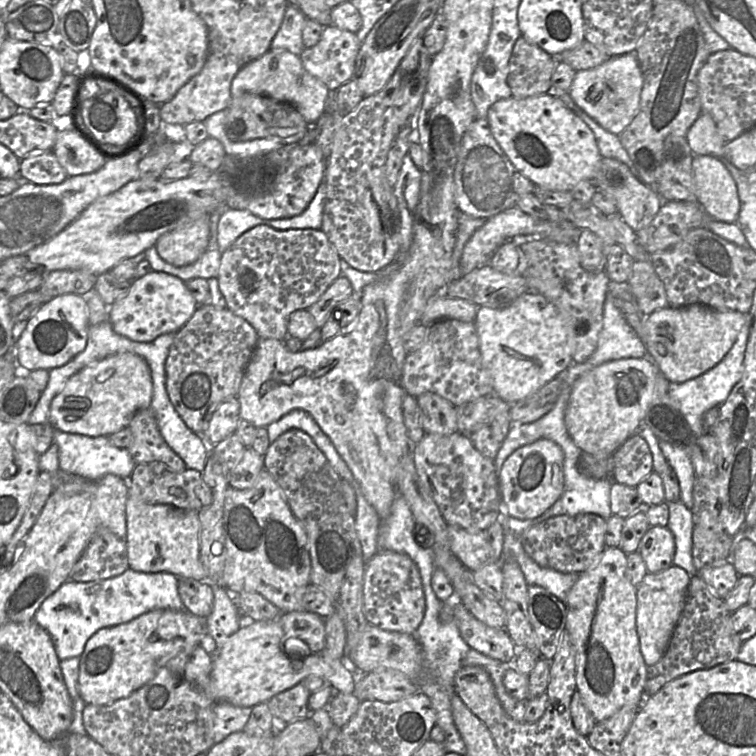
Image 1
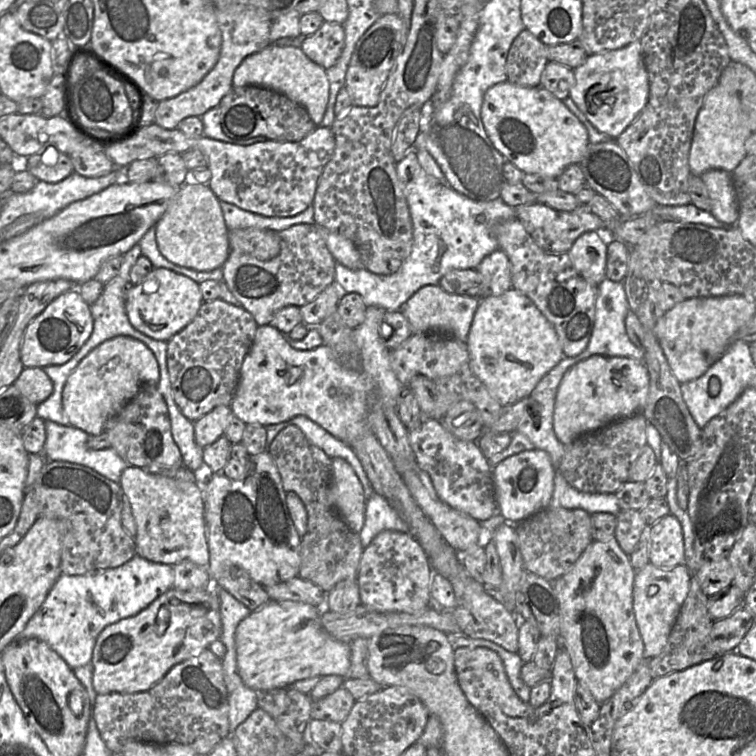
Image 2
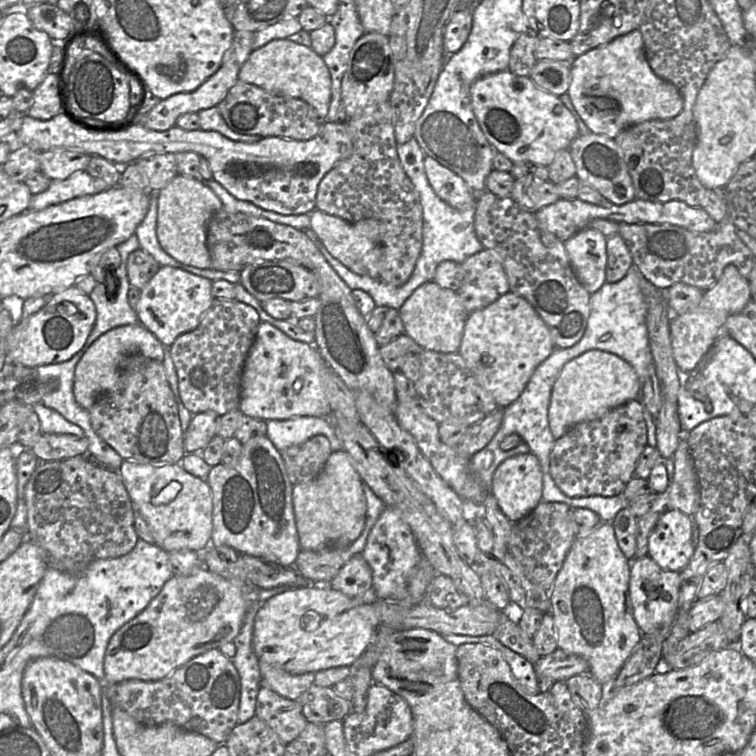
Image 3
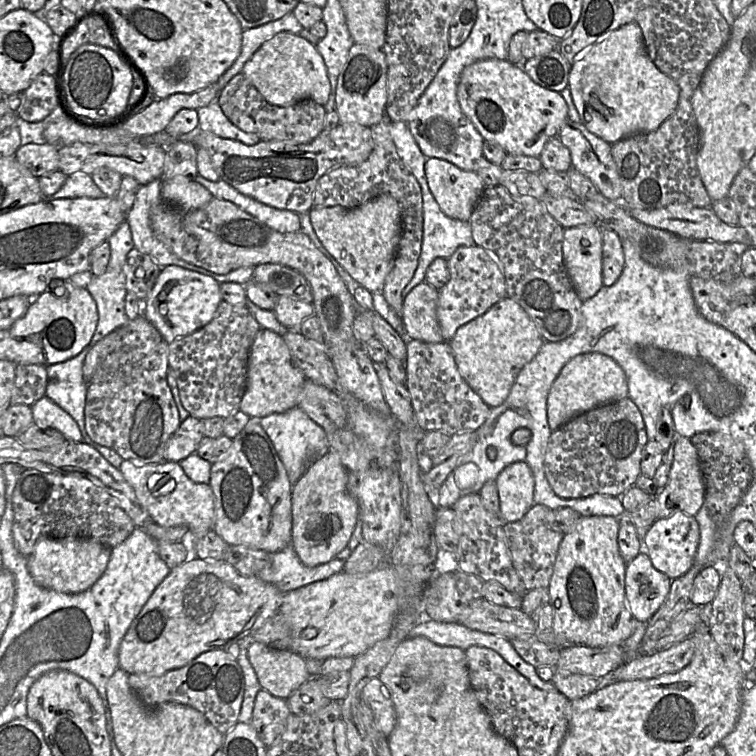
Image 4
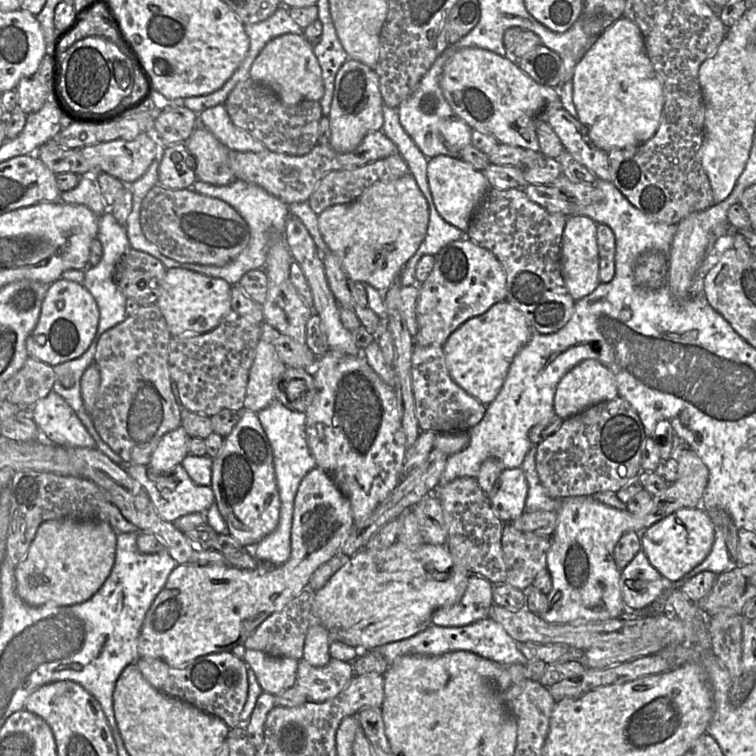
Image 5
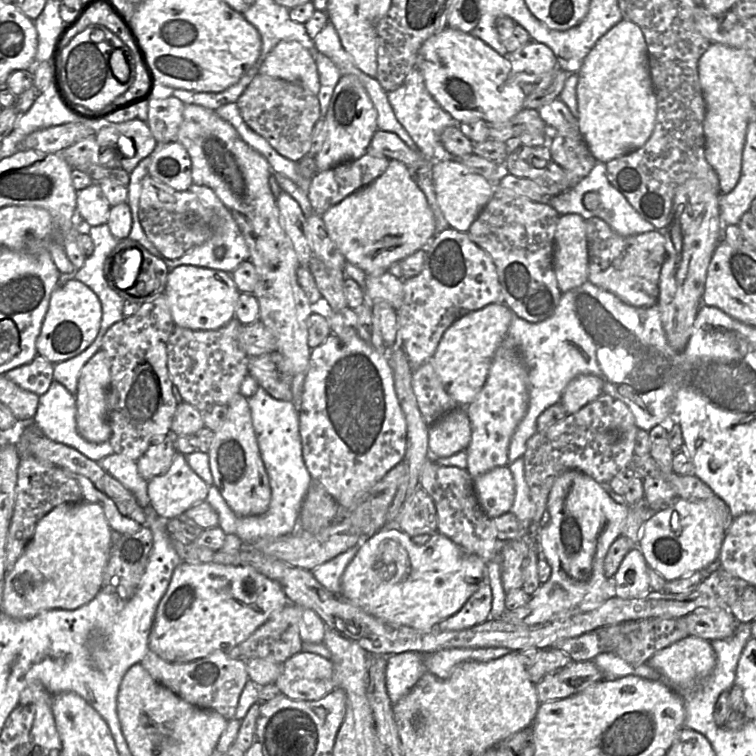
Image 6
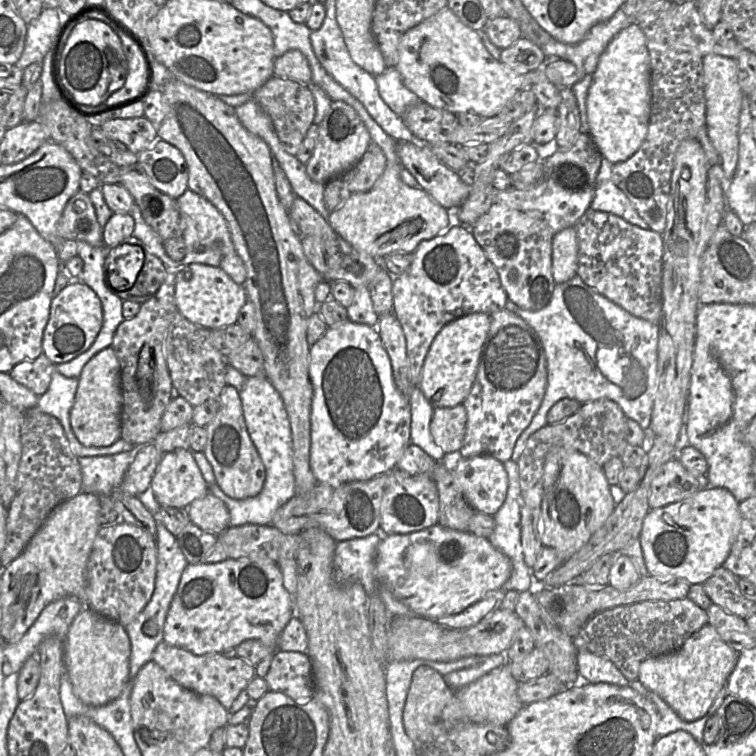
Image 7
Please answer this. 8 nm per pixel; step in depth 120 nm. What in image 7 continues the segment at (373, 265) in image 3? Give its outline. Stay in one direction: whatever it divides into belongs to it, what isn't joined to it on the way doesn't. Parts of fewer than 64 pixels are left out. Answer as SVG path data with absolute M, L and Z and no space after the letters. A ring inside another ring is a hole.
M400 163L386 164L385 171L369 191L353 193L341 206L330 212L327 220L338 236L354 249L375 259L383 259L393 253L413 253L420 242L441 234L449 224L444 207L435 202L421 187L410 187L402 181L402 167Z

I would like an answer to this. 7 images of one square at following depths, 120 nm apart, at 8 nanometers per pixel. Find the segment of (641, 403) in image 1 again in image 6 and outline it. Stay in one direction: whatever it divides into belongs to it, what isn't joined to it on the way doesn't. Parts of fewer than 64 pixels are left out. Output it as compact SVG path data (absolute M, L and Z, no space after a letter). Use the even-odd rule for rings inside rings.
M591 374L573 378L565 387L560 403L567 415L579 411L603 394L602 380Z

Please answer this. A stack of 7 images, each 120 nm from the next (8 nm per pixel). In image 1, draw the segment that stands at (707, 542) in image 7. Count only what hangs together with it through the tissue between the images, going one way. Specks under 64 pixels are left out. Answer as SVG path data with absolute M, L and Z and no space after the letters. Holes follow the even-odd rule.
M654 526L648 529L640 541L641 554L648 573L656 574L673 565L675 539L668 527Z

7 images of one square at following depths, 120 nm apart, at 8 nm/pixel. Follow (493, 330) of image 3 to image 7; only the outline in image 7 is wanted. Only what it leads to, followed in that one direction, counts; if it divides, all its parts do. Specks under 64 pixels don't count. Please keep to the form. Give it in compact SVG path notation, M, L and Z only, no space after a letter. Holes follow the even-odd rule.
M468 314L447 323L436 335L425 357L417 384L425 399L434 408L463 404L473 386L490 324L490 314Z

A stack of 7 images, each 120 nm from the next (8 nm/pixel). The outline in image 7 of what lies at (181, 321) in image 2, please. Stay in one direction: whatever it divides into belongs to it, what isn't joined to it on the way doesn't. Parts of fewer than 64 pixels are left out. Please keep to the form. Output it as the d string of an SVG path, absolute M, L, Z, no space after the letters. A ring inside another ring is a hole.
M191 263L175 273L177 311L203 328L217 329L236 323L239 310L247 300L244 286L234 282L219 266Z

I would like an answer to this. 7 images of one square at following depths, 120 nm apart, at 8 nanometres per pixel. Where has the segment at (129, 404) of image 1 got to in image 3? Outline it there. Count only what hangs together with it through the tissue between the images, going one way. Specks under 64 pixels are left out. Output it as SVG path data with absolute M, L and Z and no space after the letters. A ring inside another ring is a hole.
M141 323L118 326L105 332L89 346L76 366L73 383L76 402L89 410L101 395L116 387L120 377L120 362L126 355L141 354L162 363L163 347L153 333Z

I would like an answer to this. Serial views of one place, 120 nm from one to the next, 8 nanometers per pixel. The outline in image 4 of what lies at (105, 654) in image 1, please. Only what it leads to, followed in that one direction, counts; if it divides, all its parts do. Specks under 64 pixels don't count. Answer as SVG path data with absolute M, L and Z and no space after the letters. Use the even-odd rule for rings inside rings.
M198 557L186 560L170 571L132 622L119 647L119 668L128 674L161 676L184 667L202 653L227 650L233 643L253 636L276 615L284 594L259 577L240 574L226 561L206 561Z

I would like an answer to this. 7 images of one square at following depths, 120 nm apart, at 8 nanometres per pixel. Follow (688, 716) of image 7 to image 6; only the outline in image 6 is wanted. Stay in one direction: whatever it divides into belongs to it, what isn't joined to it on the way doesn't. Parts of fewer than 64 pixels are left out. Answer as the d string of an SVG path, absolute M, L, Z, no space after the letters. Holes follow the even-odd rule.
M688 636L654 654L647 662L668 682L668 687L695 688L716 664L711 642Z

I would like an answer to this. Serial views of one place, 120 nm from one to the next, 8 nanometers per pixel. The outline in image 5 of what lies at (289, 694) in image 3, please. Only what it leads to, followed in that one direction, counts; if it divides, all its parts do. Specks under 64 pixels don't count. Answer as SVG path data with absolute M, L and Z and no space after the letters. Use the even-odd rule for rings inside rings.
M245 650L244 662L251 667L264 692L279 695L296 684L299 661L295 659Z

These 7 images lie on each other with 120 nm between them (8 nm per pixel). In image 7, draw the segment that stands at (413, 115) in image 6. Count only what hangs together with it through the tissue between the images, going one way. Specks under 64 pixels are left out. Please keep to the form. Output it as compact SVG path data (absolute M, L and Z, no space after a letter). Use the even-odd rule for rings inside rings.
M385 67L381 74L373 76L381 98L397 115L402 116L410 106L423 101L404 85L395 67Z

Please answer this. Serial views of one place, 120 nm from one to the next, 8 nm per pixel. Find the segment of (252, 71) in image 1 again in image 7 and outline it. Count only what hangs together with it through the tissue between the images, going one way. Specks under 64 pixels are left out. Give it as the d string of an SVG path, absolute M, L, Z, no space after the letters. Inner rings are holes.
M290 49L274 59L273 75L291 79L305 85L312 83L312 72L309 62L298 49Z

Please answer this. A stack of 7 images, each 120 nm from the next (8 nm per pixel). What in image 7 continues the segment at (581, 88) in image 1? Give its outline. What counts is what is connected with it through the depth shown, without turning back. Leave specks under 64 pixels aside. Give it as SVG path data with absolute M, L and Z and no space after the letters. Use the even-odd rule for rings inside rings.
M633 22L610 41L592 74L586 100L589 135L601 156L612 164L632 157L646 138L652 101L649 59L645 34Z

